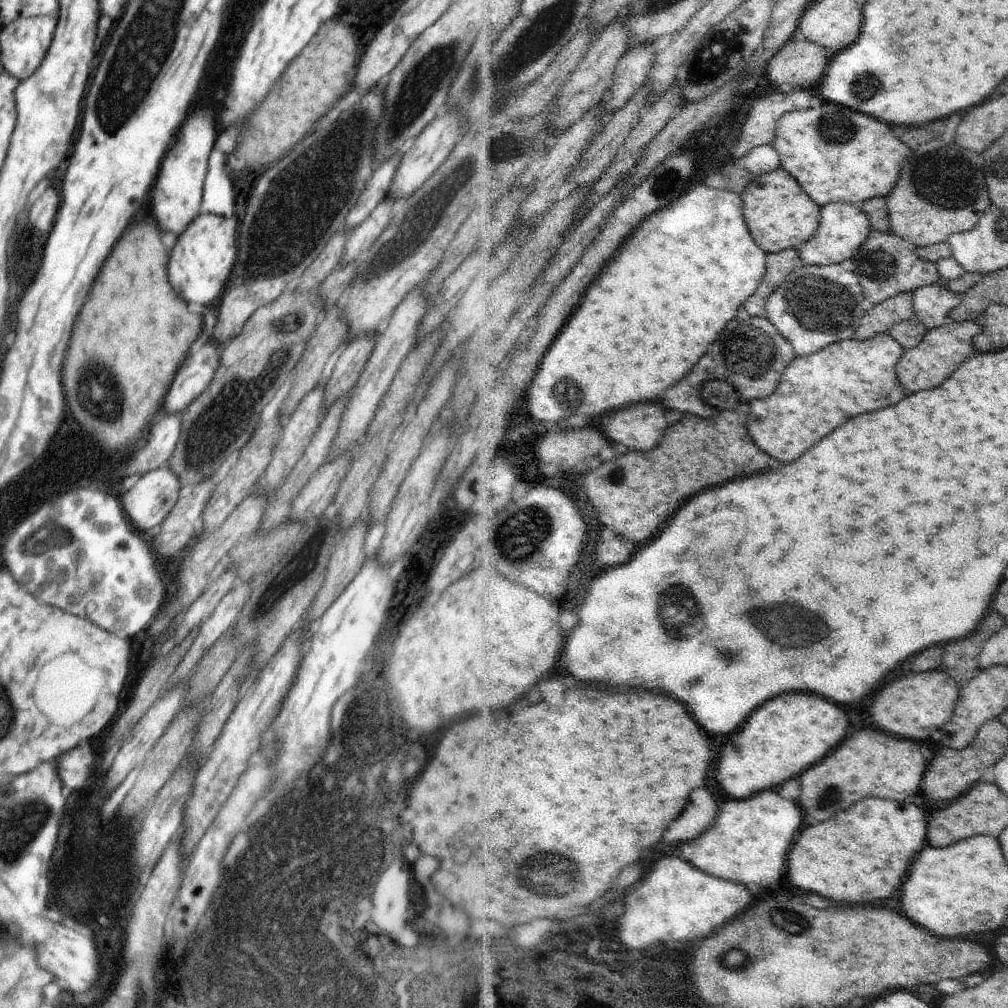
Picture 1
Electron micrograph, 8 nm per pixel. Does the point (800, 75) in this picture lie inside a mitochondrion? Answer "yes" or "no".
no

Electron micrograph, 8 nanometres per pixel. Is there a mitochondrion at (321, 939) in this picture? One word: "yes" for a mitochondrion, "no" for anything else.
yes

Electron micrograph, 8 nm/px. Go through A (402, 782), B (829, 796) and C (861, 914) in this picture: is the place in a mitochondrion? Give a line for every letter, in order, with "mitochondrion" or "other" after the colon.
A: mitochondrion
B: mitochondrion
C: other

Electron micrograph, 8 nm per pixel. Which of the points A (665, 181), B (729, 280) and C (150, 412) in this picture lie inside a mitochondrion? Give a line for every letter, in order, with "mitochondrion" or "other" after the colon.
A: mitochondrion
B: other
C: other

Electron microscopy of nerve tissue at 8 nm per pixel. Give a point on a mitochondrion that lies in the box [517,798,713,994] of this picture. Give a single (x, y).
(553, 867)

